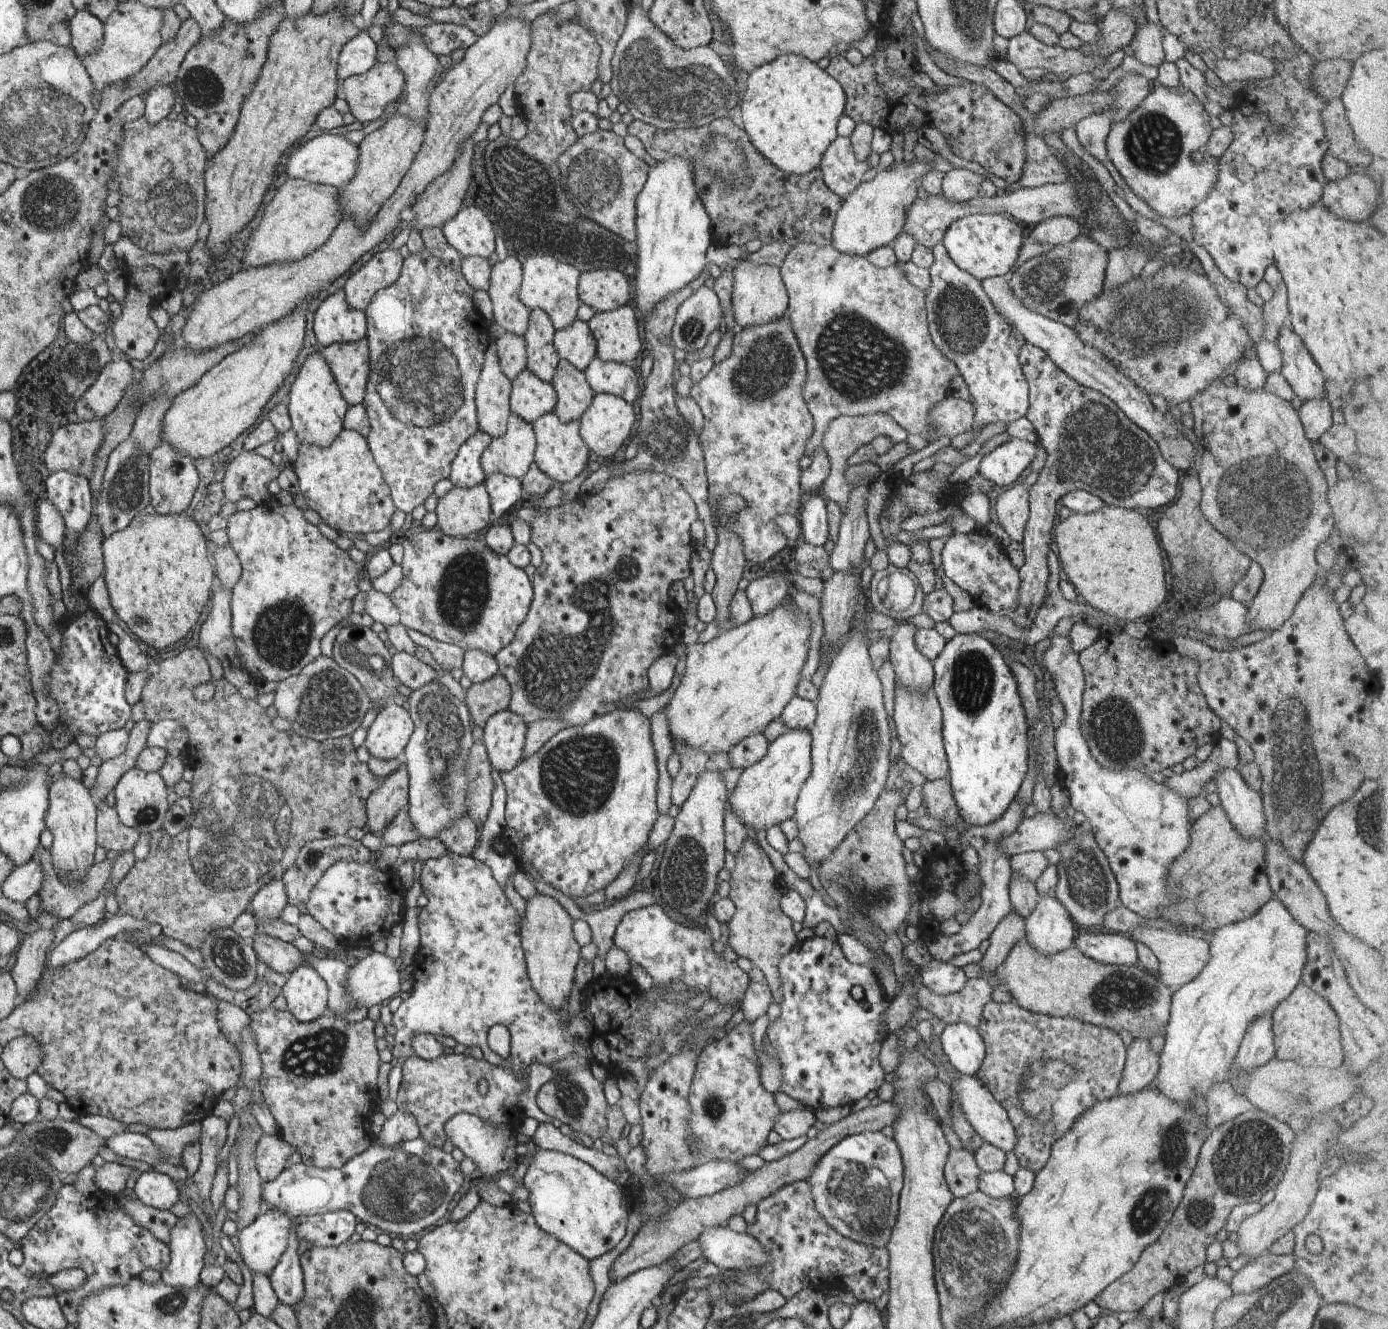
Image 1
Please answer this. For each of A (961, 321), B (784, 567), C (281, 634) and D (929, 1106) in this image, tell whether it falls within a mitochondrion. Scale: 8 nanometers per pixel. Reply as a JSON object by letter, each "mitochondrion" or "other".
{"A":"mitochondrion","B":"other","C":"mitochondrion","D":"other"}

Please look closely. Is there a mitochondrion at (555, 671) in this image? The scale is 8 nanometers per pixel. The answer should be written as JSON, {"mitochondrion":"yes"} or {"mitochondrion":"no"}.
{"mitochondrion":"yes"}

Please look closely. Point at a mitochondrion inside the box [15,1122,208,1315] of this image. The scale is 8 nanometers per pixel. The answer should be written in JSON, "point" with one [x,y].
{"point":[50,1142]}

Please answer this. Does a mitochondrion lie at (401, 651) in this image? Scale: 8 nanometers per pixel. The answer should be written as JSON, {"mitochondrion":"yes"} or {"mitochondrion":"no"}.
{"mitochondrion":"no"}

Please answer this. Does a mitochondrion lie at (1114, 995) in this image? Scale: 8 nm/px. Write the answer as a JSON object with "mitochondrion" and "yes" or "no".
{"mitochondrion":"yes"}

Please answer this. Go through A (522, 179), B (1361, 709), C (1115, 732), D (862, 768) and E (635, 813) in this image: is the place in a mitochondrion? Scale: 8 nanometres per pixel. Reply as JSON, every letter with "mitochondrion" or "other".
{"A":"mitochondrion","B":"other","C":"mitochondrion","D":"mitochondrion","E":"other"}

